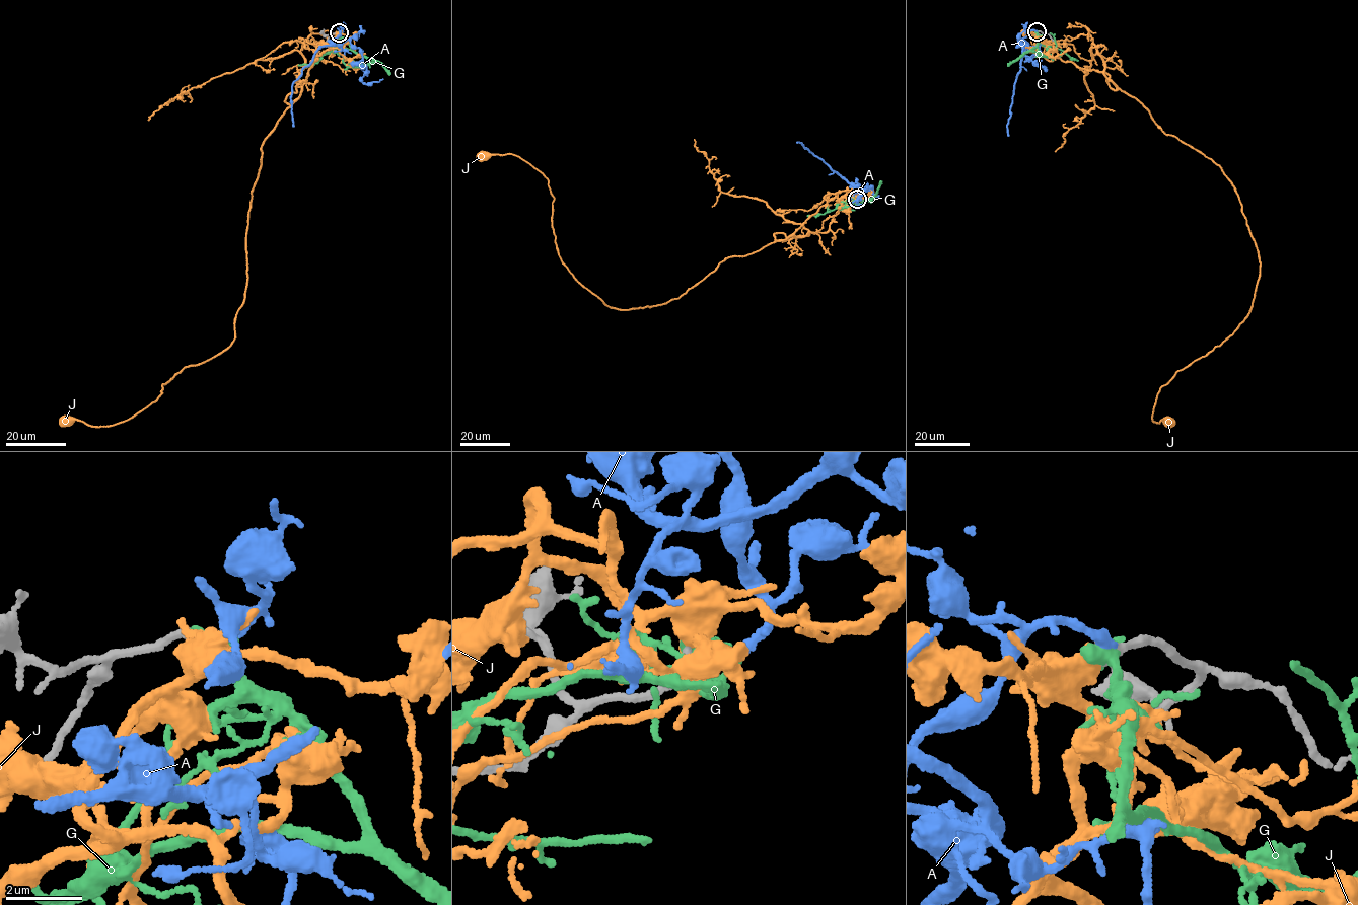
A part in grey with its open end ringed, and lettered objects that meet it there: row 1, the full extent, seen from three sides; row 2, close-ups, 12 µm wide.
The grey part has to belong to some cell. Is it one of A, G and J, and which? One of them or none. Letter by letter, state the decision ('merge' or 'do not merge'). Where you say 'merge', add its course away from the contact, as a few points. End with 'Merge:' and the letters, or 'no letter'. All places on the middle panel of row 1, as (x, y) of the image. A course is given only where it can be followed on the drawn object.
A: merge; course (857, 199), (862, 195), (859, 184), (850, 183), (801, 143), (797, 143)
G: do not merge
J: do not merge
Merge: A

